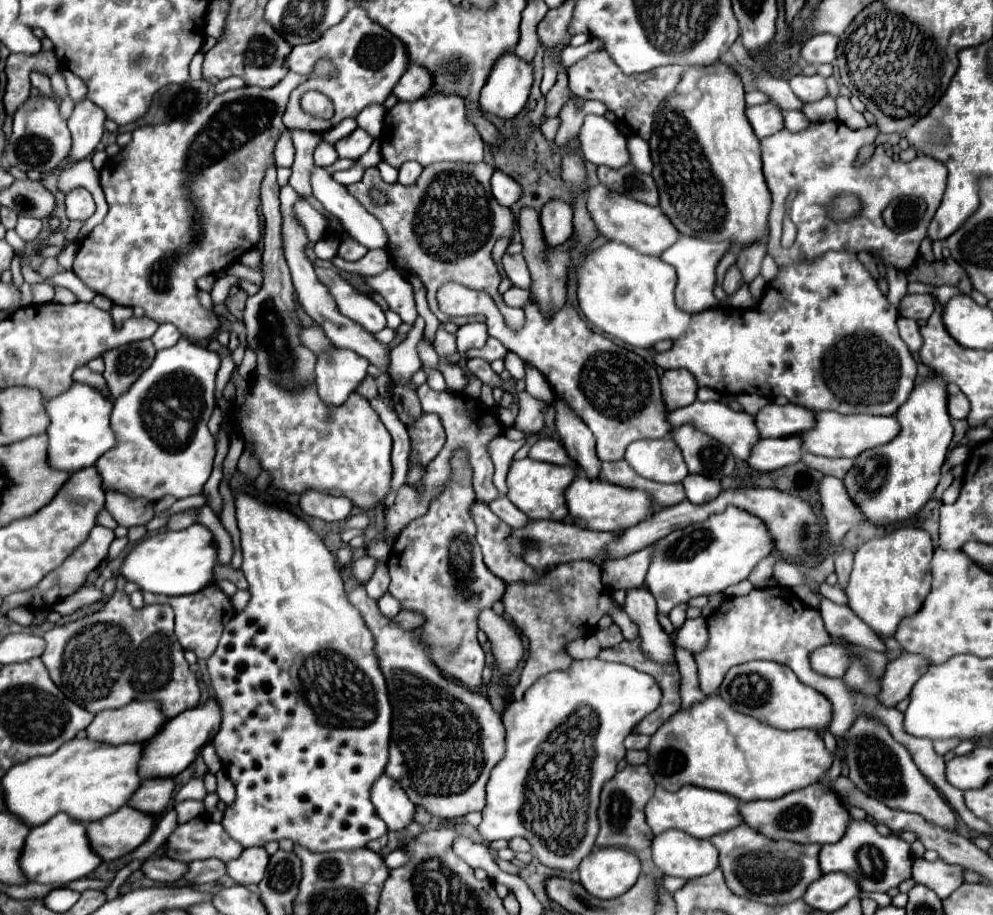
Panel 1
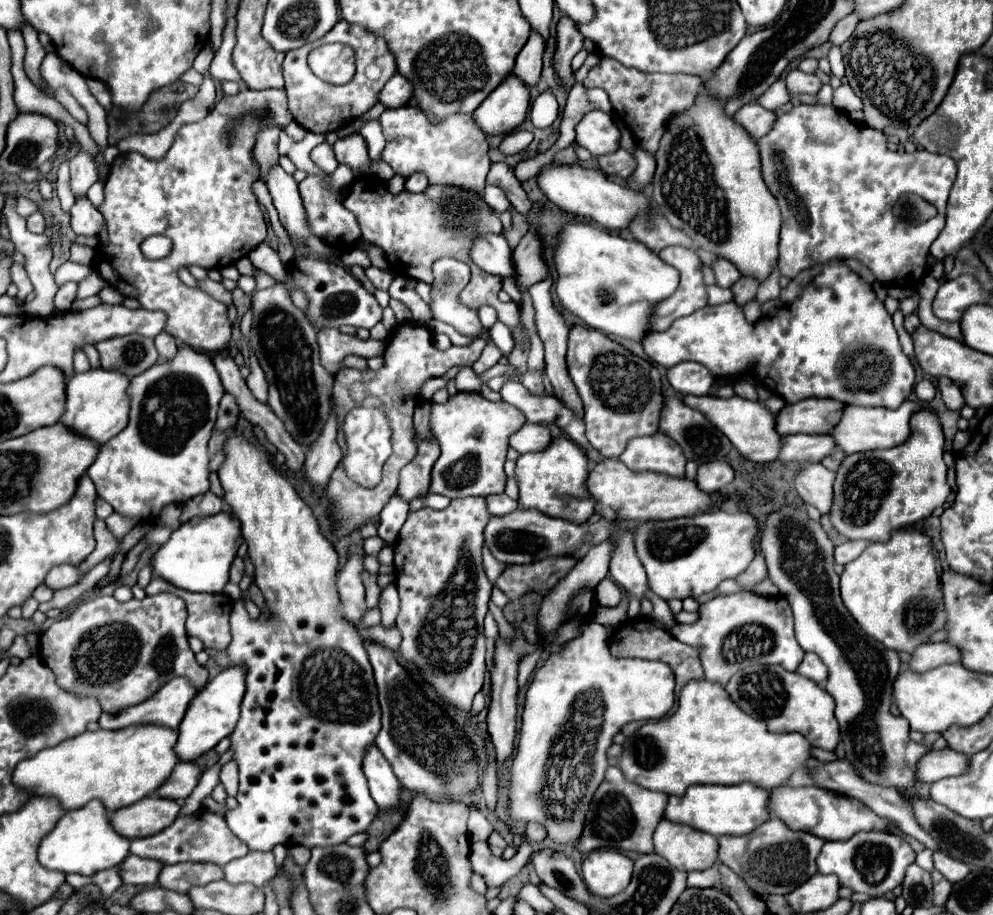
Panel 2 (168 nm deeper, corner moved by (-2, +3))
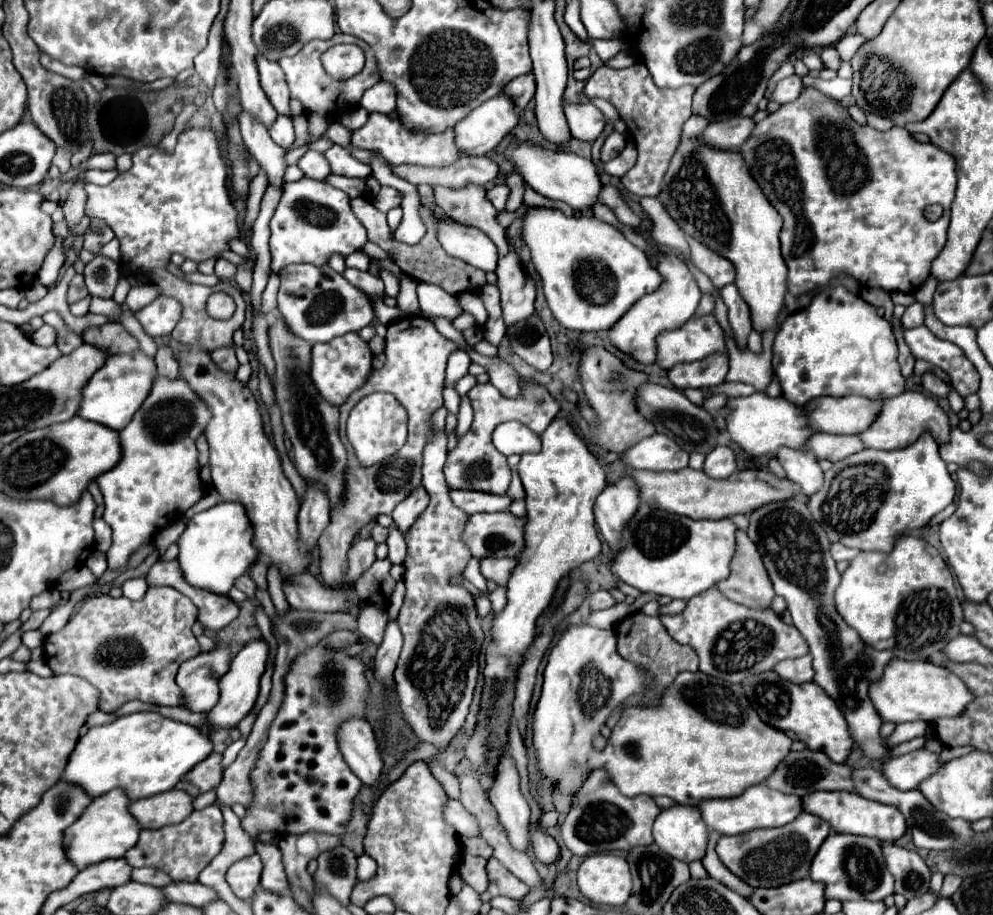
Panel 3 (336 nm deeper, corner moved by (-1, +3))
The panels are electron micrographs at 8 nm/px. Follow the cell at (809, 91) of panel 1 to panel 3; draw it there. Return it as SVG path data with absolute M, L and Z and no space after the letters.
M791 75L783 81L779 81L769 97L769 101L775 101L779 105L785 105L785 103L791 103L799 97L799 93L803 91L803 83L801 83L801 77L797 75Z

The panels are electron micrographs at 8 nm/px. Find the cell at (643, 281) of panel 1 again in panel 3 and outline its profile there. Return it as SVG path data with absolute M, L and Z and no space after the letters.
M527 207L521 237L531 249L553 317L571 331L611 329L635 301L653 293L663 281L641 249L595 215L567 217L553 207Z

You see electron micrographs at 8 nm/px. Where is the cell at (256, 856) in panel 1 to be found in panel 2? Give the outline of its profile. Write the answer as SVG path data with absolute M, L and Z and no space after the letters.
M248 851L244 857L224 865L226 881L234 885L248 881L256 887L262 887L276 875L276 871L278 865L274 863L274 855L270 851Z

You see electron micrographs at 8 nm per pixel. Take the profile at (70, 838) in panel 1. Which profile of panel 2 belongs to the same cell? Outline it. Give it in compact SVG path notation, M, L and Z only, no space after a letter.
M90 801L80 809L68 811L54 829L42 837L38 847L38 861L50 871L94 875L102 869L114 867L126 859L130 851L130 841L120 837L108 823L108 811L100 801Z

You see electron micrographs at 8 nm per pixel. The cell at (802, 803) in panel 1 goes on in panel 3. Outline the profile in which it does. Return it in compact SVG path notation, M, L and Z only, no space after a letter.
M843 791L809 793L803 797L803 809L807 813L813 813L813 815L825 819L831 825L831 829L835 829L837 833L867 835L867 837L875 837L879 841L897 841L907 829L905 817L895 807L859 797L855 793L843 793Z

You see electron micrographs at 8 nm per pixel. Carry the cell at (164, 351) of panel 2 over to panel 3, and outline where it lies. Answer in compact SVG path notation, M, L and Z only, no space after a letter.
M161 347L155 355L157 363L157 375L161 377L179 377L179 365L173 357L173 351L169 347Z

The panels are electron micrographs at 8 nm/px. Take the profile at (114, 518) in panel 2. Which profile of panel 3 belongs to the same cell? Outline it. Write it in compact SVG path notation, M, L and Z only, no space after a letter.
M95 519L93 523L95 527L95 541L97 541L97 549L99 551L107 551L111 547L111 527L103 521L103 519Z

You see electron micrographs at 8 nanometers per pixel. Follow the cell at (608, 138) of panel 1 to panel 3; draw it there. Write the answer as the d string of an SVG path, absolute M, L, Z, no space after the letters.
M567 103L565 115L575 139L595 141L605 129L603 113L593 103Z

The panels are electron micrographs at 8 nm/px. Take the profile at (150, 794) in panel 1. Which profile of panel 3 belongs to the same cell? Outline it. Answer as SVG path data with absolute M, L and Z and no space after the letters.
M211 753L207 757L207 761L201 761L199 765L195 765L195 769L191 769L185 779L189 779L193 785L197 785L201 791L211 791L217 789L217 785L223 779L223 767L221 767L221 753Z

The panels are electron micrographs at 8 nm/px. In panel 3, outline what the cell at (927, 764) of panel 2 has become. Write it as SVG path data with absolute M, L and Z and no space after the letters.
M919 749L901 757L889 757L881 765L881 773L889 785L909 791L917 789L923 779L933 775L941 767L939 757L927 749Z

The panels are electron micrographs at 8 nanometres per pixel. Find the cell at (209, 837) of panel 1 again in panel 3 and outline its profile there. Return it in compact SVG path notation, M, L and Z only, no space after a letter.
M209 805L203 811L193 811L185 821L161 829L143 829L139 843L125 853L131 867L155 867L165 871L173 881L197 881L199 873L211 863L223 847L223 815L219 805Z

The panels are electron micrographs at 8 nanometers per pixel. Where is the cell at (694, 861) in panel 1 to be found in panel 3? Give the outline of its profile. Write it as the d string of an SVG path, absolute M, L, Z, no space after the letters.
M673 805L657 815L653 839L667 855L689 863L703 859L709 829L697 807Z

